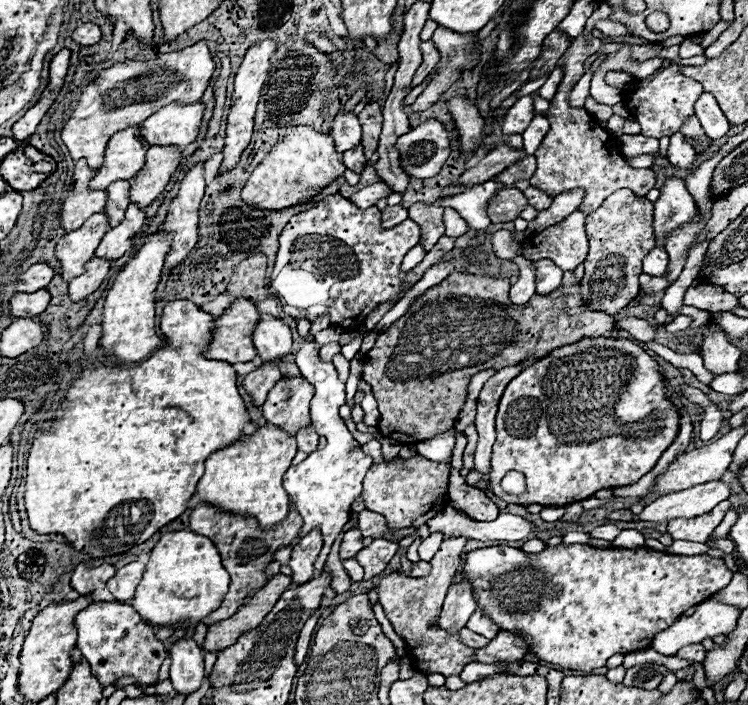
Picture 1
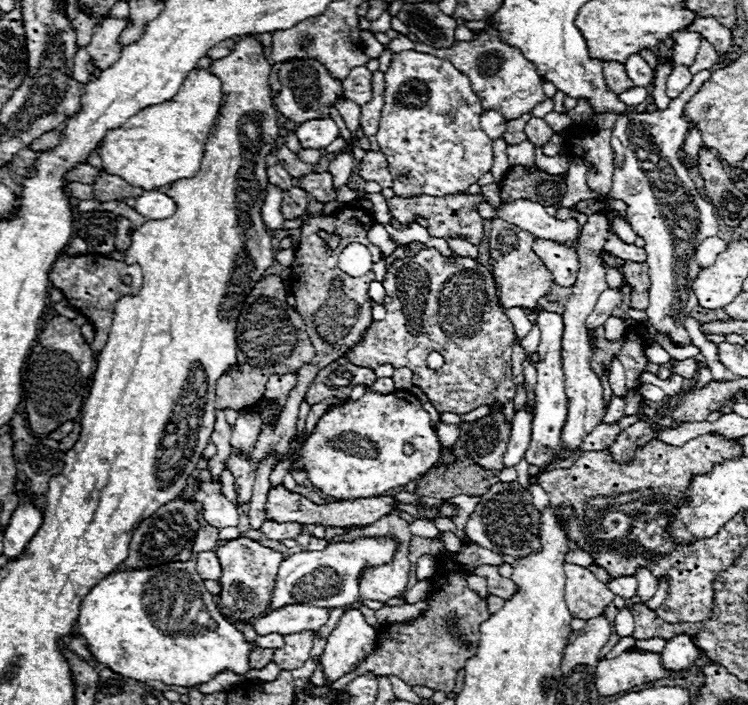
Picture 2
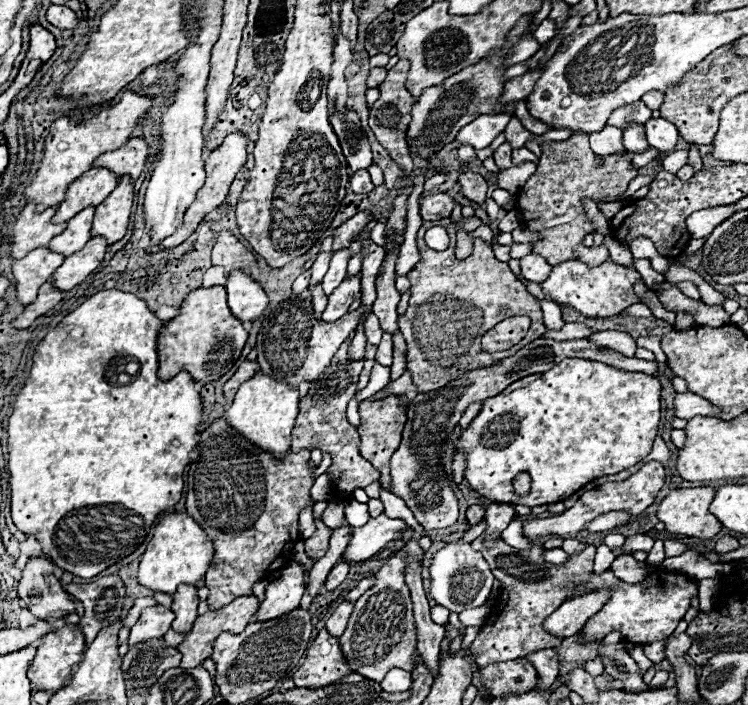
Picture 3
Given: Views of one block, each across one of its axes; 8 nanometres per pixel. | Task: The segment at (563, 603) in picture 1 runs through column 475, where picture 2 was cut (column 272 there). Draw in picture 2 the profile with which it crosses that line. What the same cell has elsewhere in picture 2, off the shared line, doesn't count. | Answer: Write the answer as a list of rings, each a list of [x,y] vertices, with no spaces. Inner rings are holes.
[[[250,538],[228,540],[214,550],[220,556],[220,564],[224,564],[224,576],[220,578],[222,594],[218,596],[222,602],[218,604],[224,616],[234,616],[244,622],[260,618],[268,612],[268,604],[272,598],[272,588],[276,582],[276,572],[284,556],[276,550],[260,546]]]

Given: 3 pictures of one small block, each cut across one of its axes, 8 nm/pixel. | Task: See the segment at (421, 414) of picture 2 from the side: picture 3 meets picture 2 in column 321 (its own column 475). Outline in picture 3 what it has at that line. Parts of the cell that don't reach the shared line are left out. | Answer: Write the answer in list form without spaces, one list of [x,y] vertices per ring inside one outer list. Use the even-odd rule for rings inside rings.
[[[564,358],[560,364],[542,374],[526,378],[528,384],[518,388],[524,380],[510,384],[498,396],[484,400],[480,414],[474,418],[468,430],[456,442],[456,452],[462,448],[468,454],[466,480],[472,490],[480,496],[522,506],[542,506],[562,502],[578,492],[584,484],[600,478],[618,474],[630,466],[636,466],[648,456],[652,442],[658,436],[660,424],[660,380],[642,372],[626,372],[602,362],[584,358]],[[518,472],[530,472],[532,492],[526,498],[516,498],[512,492],[512,478]]]

